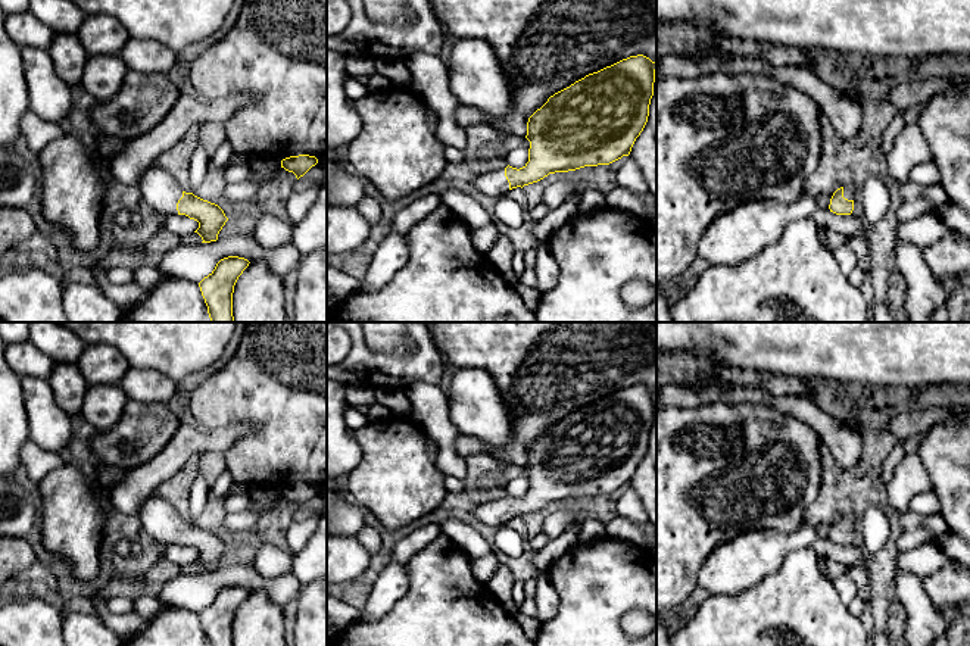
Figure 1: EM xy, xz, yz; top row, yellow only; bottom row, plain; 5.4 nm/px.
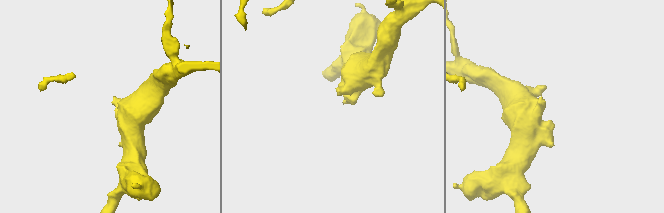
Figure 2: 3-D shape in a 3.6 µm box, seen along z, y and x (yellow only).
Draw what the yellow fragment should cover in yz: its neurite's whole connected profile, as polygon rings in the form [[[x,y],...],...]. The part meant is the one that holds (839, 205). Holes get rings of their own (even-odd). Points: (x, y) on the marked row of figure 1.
[[[851,182],[838,188],[830,199],[830,212],[836,215],[851,215],[854,210],[854,193],[855,188]]]

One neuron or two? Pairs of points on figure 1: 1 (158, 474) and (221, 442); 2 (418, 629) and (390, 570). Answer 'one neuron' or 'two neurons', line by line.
1: one neuron
2: two neurons

